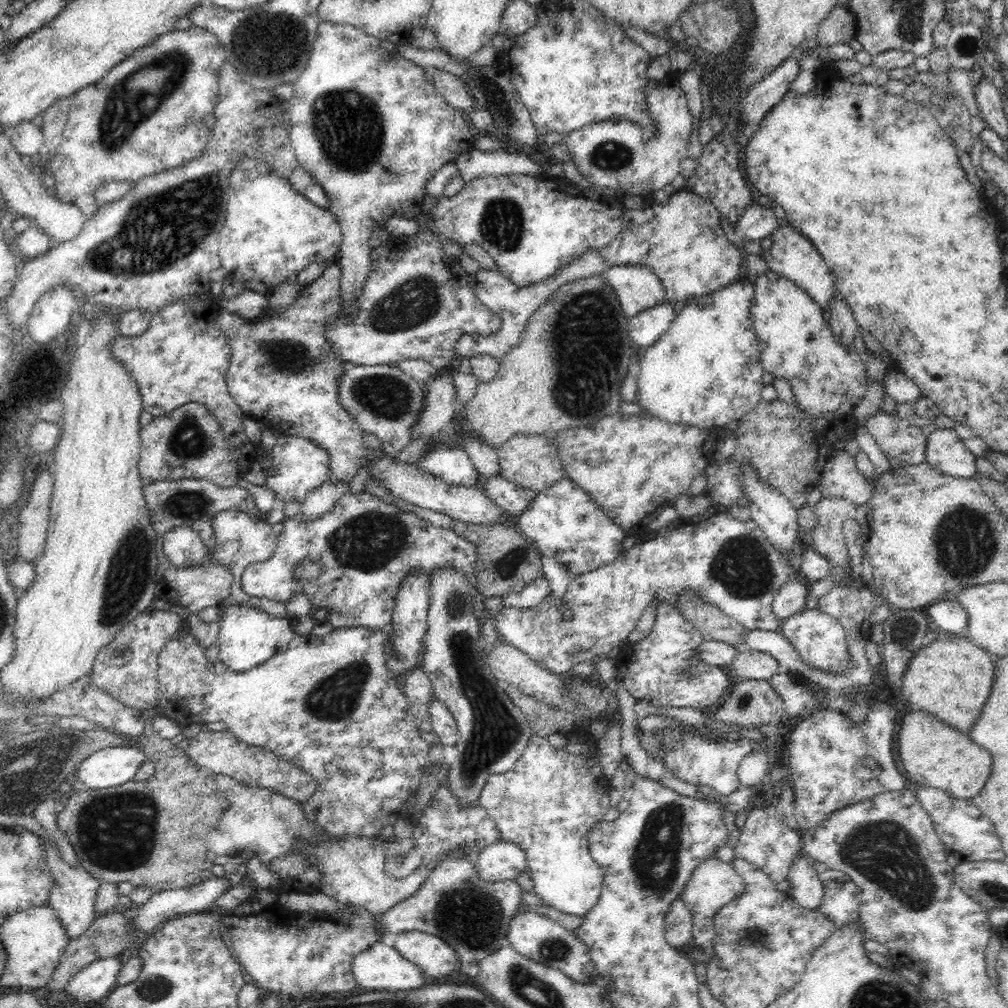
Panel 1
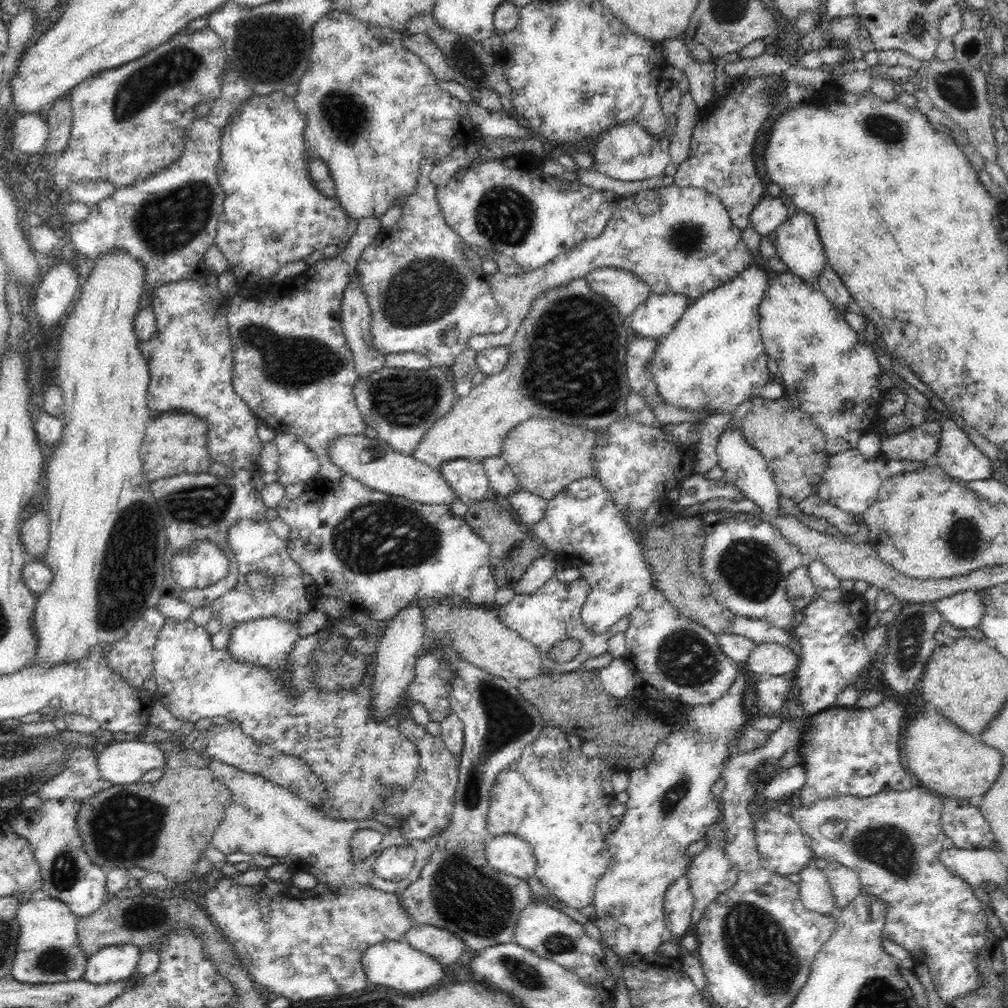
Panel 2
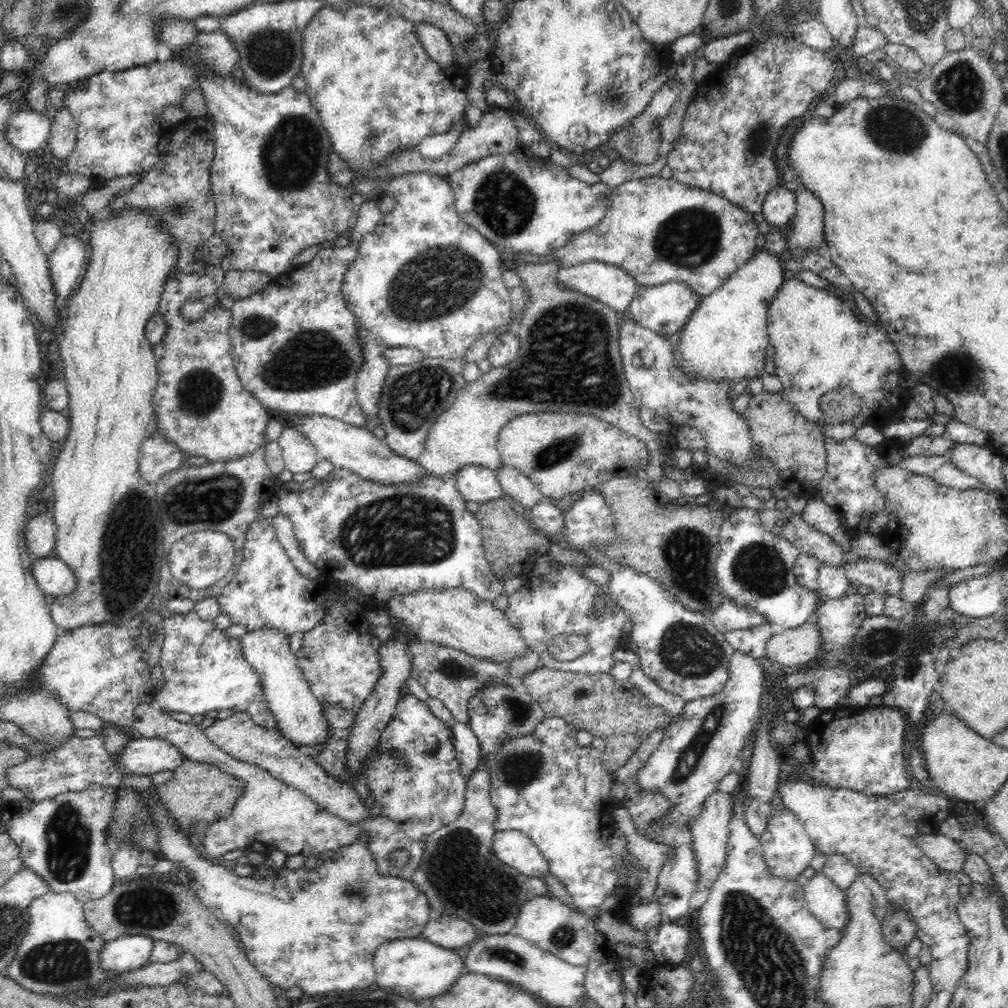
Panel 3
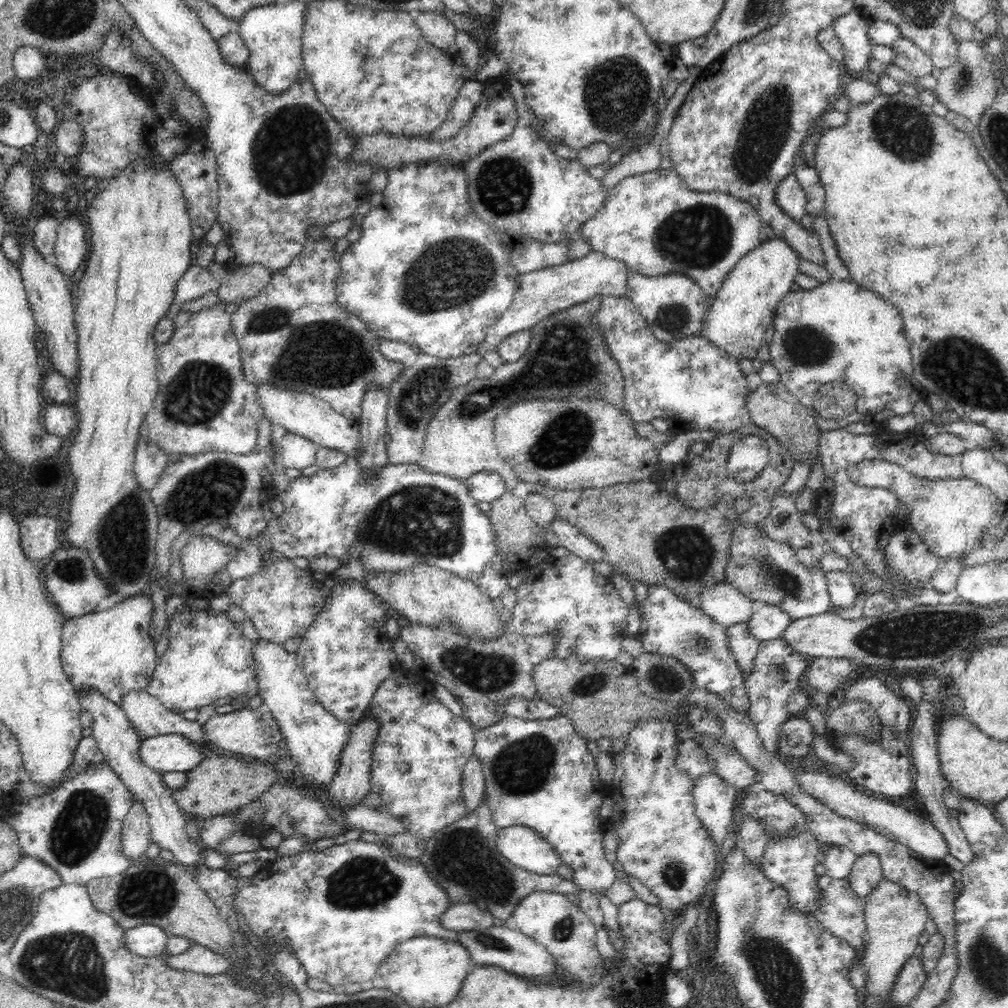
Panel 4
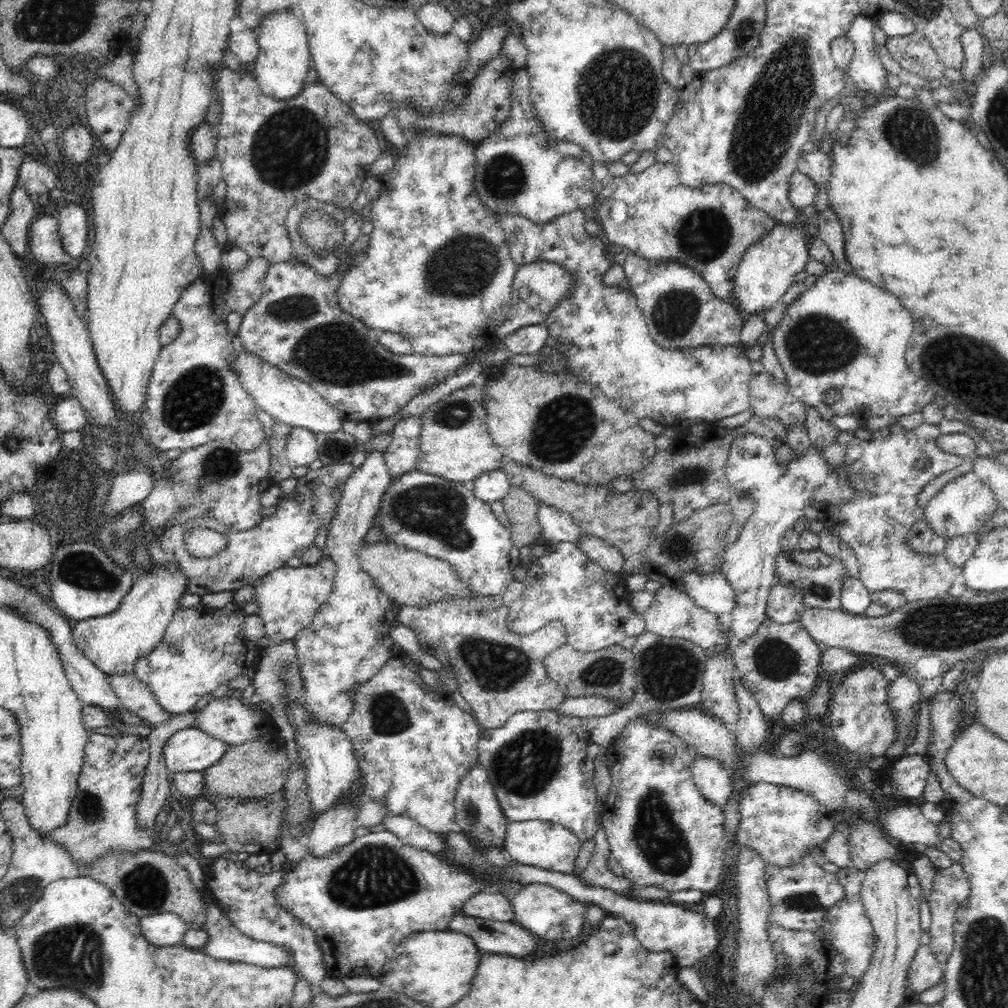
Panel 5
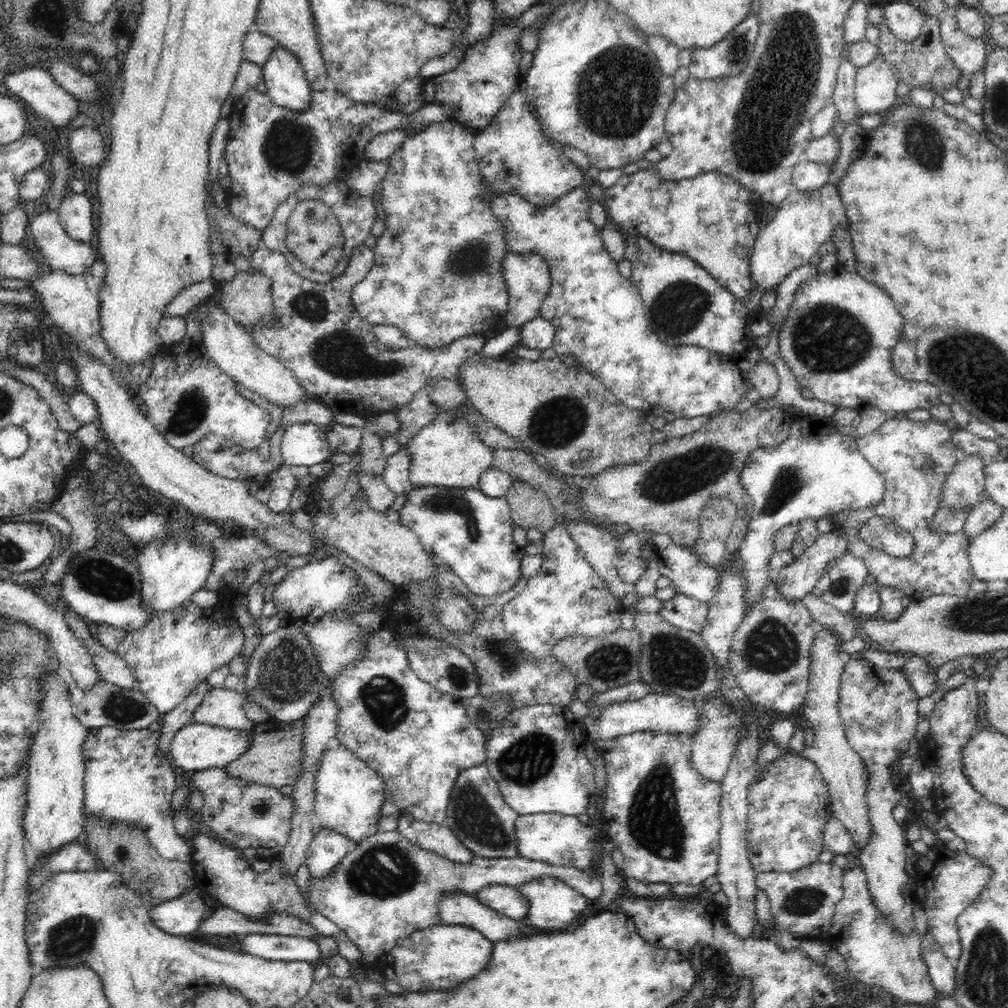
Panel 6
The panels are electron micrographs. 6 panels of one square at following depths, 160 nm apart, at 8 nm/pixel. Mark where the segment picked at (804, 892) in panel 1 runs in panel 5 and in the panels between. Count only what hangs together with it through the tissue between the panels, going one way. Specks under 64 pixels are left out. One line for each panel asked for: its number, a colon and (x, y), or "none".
2: (816, 895)
3: (827, 902)
4: (840, 911)
5: (847, 926)

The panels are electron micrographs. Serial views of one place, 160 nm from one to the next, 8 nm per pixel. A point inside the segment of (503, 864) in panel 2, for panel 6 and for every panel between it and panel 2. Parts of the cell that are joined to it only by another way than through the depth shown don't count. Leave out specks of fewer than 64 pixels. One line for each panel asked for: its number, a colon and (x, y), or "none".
3: (513, 848)
4: (523, 847)
5: (540, 844)
6: (560, 840)

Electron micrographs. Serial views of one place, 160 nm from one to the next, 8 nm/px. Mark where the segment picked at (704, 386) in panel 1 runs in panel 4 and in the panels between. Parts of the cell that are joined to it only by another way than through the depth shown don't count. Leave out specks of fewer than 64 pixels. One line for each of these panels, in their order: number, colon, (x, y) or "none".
2: (714, 359)
3: (726, 337)
4: (741, 311)

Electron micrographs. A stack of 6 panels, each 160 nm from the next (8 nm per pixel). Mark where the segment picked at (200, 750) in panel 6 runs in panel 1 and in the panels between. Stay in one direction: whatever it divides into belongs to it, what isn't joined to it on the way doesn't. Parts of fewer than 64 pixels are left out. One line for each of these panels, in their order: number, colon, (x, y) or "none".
1: (113, 766)
2: (122, 763)
3: (148, 756)
4: (169, 753)
5: (190, 750)

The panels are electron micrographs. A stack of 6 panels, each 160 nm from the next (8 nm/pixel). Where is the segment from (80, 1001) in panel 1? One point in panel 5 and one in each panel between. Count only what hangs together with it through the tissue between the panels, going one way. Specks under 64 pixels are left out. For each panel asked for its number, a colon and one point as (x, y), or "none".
2: (111, 963)
3: (127, 953)
4: (147, 940)
5: (166, 929)

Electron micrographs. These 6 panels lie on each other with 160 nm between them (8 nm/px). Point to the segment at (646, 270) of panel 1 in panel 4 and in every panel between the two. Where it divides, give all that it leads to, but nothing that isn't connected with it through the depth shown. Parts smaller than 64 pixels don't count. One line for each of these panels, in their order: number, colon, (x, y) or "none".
2: (626, 292)
3: (611, 285)
4: (540, 293)

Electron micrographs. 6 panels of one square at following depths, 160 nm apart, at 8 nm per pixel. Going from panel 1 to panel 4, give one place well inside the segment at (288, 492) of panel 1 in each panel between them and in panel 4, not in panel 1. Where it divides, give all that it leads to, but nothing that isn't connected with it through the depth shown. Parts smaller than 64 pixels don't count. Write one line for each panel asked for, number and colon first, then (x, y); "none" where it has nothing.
2: (298, 464)
3: (299, 454)
4: (297, 452)

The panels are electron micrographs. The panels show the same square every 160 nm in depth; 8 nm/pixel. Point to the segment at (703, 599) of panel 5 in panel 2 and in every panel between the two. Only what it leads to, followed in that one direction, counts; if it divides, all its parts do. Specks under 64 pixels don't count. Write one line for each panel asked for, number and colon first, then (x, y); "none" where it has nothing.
2: (758, 631)
3: (729, 616)
4: (724, 604)

